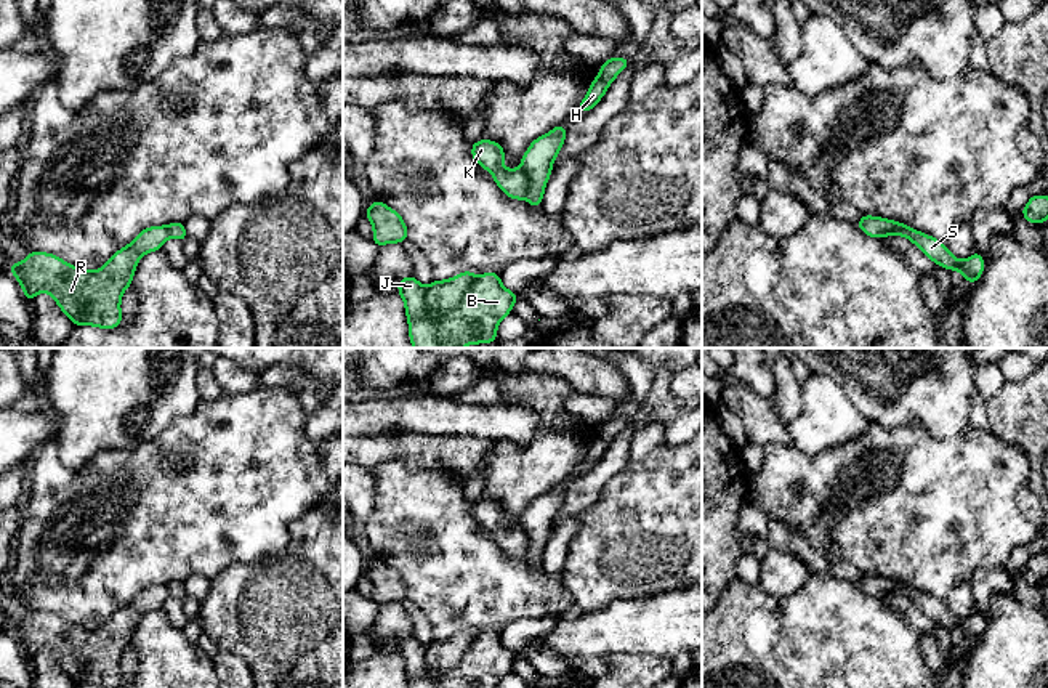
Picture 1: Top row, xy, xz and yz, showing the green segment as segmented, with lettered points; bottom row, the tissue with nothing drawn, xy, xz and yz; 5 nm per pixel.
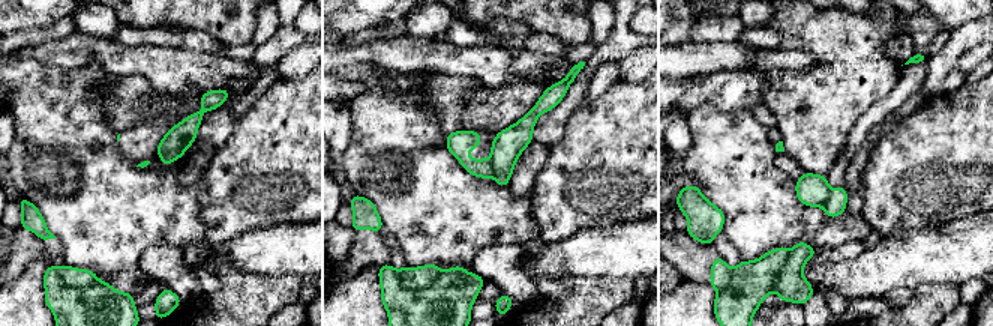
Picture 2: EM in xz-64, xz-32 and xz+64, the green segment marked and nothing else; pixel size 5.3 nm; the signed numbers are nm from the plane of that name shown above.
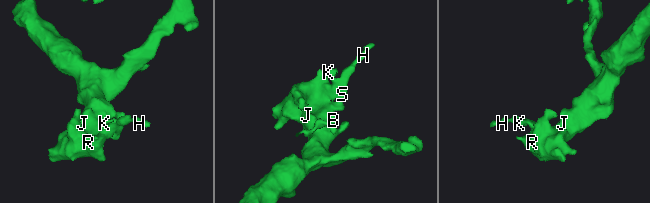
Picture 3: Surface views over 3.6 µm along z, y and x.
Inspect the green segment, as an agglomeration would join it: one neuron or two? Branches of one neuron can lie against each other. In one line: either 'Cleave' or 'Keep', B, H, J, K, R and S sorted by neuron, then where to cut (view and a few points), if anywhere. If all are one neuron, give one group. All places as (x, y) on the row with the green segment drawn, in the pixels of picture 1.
Cleave. Groups: B H J S / K R. Split along xz (476, 278), (452, 311), (435, 315), (425, 307)

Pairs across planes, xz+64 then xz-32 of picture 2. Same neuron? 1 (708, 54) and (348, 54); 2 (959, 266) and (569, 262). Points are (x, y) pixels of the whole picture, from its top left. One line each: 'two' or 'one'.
1: one
2: one

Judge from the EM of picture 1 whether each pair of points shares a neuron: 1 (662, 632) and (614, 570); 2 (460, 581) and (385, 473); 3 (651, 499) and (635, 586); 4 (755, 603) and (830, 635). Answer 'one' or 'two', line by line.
1: two
2: one
3: one
4: one

